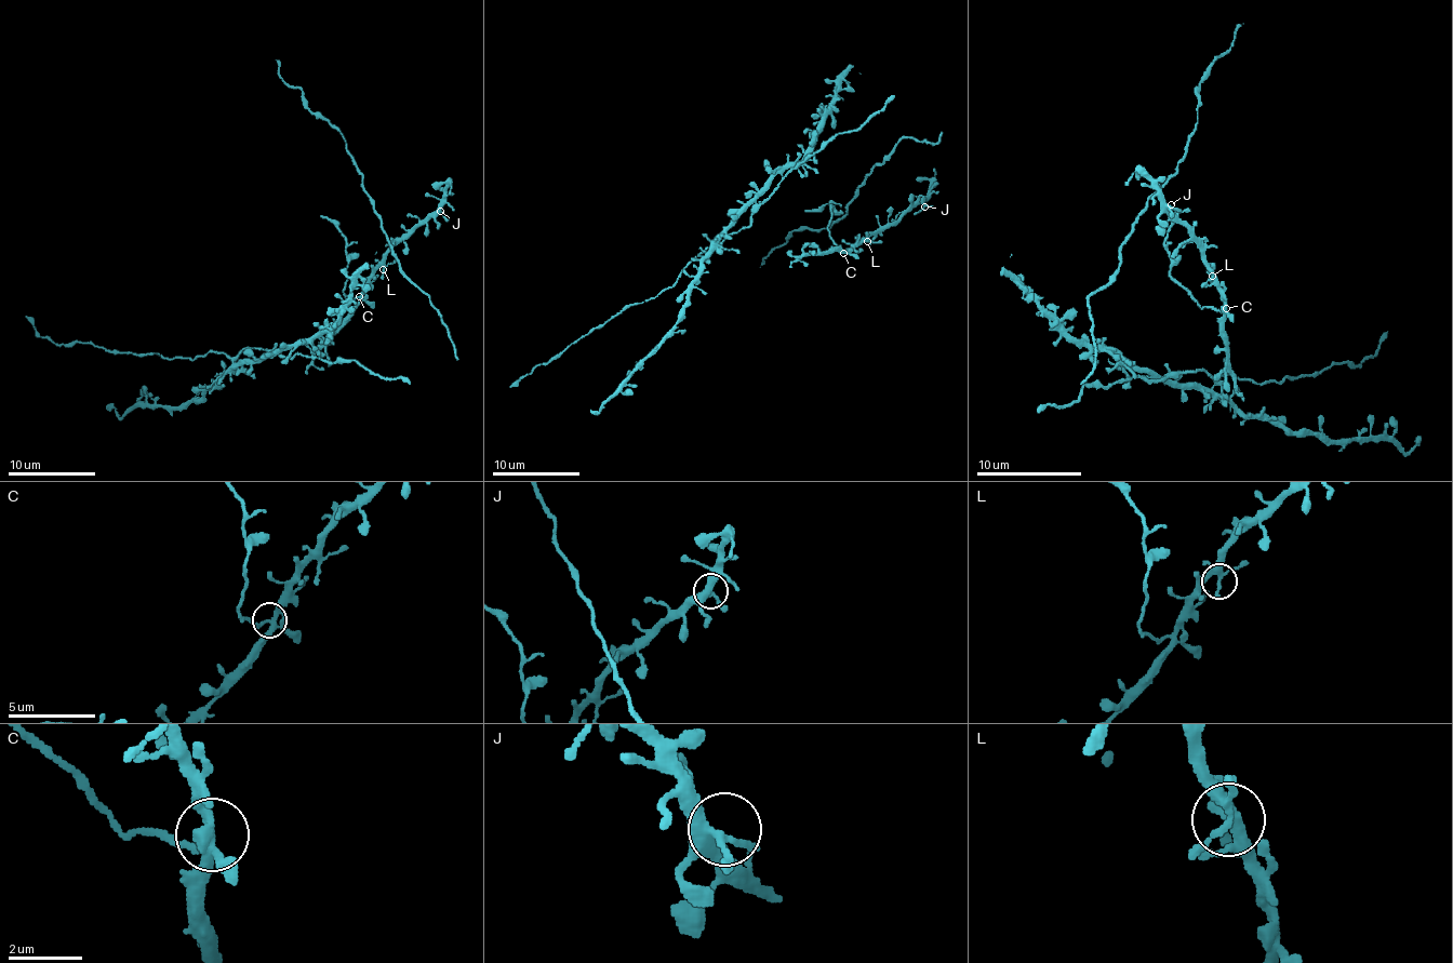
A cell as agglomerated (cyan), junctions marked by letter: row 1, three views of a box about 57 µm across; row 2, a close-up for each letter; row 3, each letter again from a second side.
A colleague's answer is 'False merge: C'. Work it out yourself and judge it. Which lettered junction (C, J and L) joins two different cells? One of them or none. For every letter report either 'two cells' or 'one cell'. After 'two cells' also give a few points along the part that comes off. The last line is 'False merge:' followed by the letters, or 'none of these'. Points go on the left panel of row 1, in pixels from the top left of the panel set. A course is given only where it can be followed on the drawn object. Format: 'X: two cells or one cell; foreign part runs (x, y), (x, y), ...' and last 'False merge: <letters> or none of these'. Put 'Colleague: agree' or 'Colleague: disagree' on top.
Colleague: agree
C: two cells; foreign part runs (359, 296), (352, 298), (344, 294), (346, 237), (320, 215)
J: one cell
L: one cell
False merge: C

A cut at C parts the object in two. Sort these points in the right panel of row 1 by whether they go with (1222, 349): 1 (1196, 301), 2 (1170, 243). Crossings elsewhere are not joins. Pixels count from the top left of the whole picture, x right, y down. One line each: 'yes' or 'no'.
1: no
2: no

